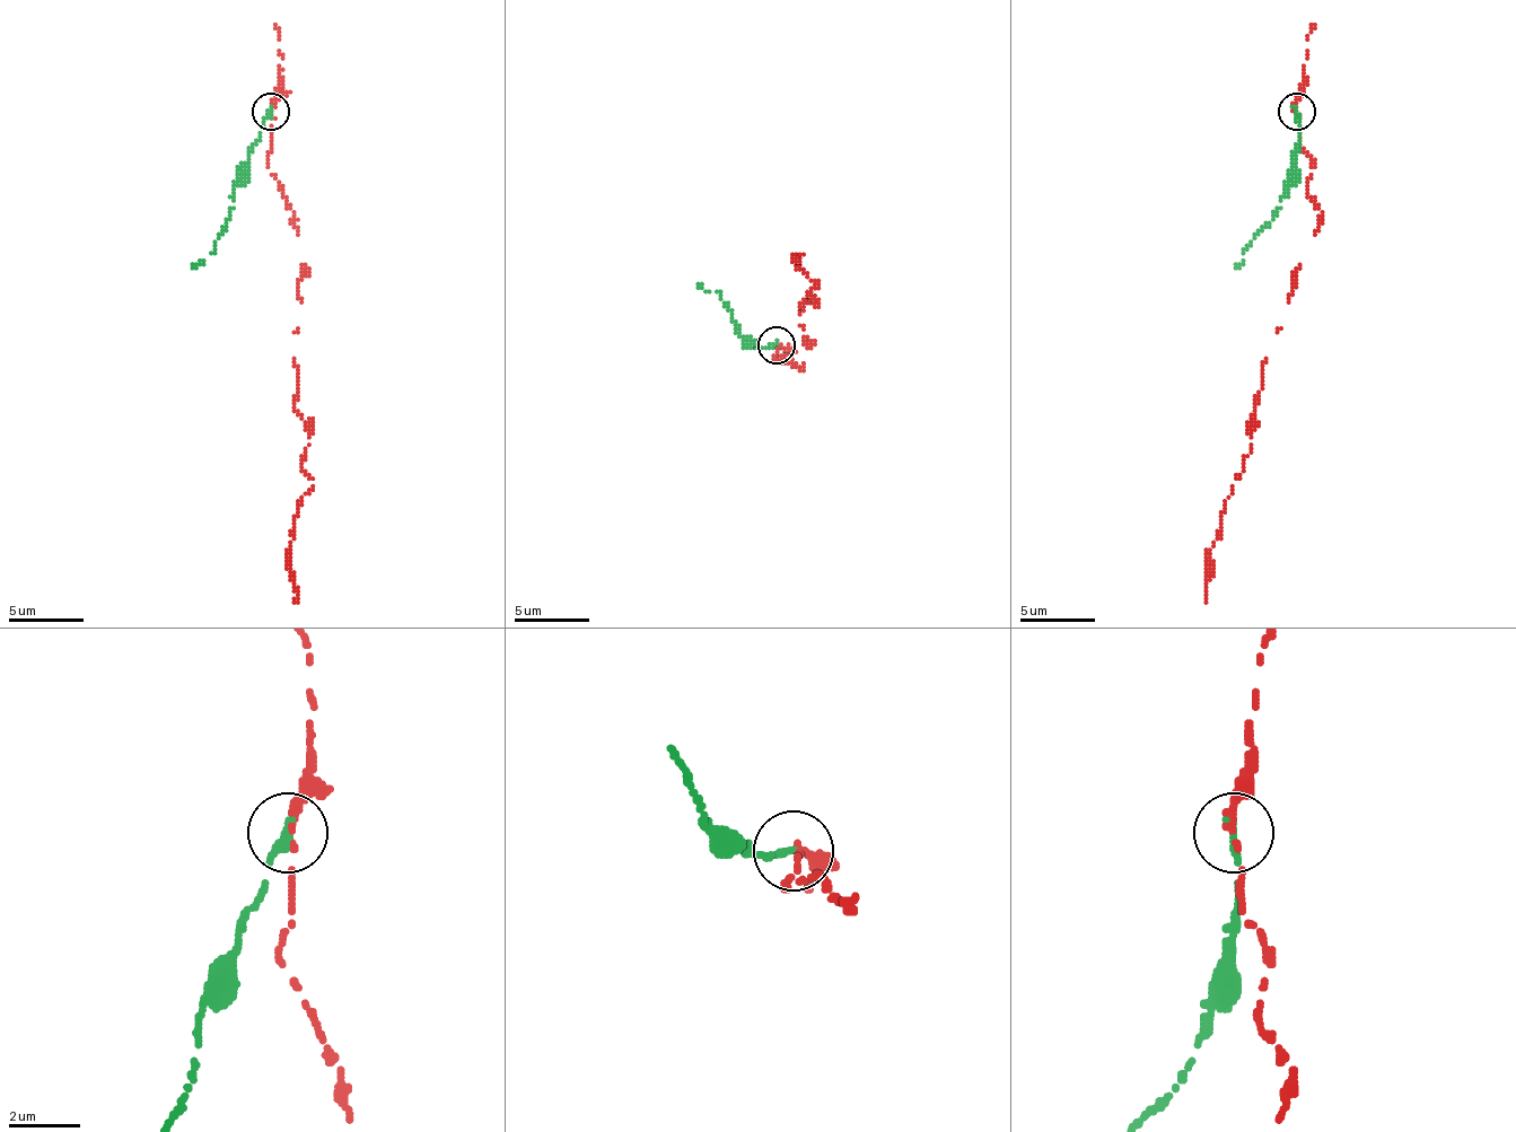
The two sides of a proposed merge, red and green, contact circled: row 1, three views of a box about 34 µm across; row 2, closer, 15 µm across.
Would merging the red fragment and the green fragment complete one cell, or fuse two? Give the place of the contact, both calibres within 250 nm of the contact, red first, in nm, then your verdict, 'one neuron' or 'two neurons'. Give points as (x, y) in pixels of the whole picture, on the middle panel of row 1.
at (776, 345); 200 nm thick on the red side, 280 nm on the other; two neurons

